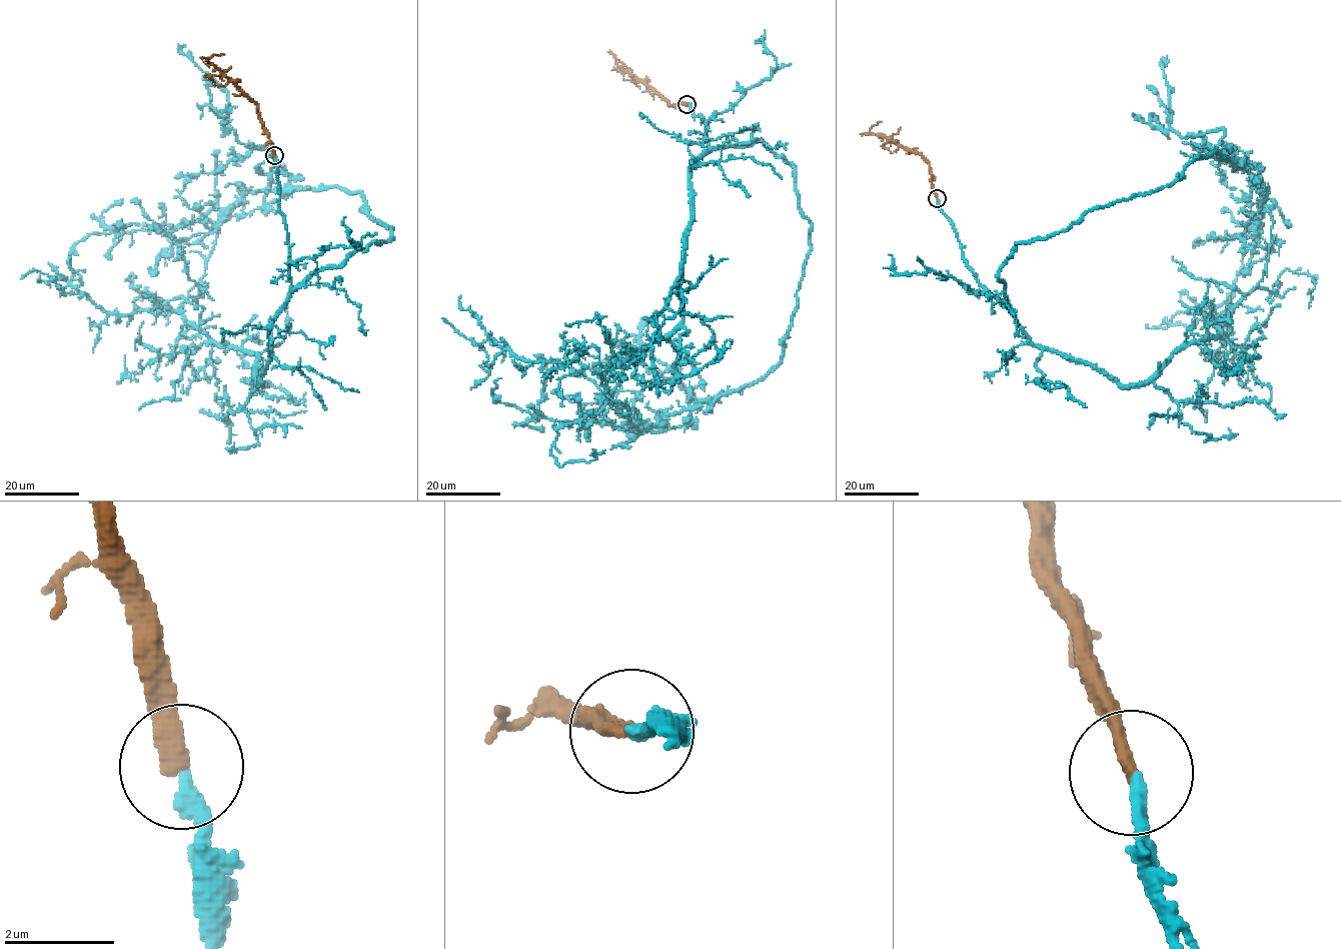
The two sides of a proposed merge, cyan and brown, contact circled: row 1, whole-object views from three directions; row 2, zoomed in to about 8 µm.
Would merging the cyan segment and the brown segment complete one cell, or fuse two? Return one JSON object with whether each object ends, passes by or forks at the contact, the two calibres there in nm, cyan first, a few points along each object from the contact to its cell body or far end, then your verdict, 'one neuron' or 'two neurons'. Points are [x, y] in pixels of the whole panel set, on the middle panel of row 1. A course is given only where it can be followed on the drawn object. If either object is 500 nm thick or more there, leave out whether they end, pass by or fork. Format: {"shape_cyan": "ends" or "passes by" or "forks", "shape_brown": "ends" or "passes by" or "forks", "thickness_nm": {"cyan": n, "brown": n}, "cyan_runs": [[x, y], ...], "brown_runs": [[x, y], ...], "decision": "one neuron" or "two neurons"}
{"shape_cyan": "ends", "shape_brown": "ends", "thickness_nm": {"cyan": 260, "brown": 320}, "cyan_runs": [[687, 105], [709, 150], [691, 165], [682, 321], [604, 375], [641, 428], [533, 416], [496, 402], [501, 377]], "brown_runs": [[687, 105], [673, 106], [616, 63], [615, 58], [632, 71]], "decision": "one neuron"}

